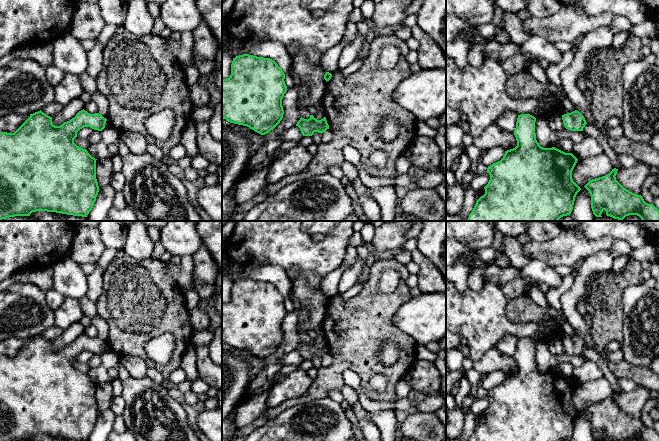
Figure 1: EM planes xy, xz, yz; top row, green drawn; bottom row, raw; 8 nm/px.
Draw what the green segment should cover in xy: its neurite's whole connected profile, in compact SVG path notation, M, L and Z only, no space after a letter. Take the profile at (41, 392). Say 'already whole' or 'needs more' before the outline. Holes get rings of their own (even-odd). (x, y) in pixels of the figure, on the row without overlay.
already whole; M83 333L71 344L64 346L61 350L55 350L52 347L52 341L46 339L40 334L30 338L30 341L14 357L0 356L0 441L30 440L32 436L36 435L56 436L87 441L94 430L99 416L99 410L96 403L97 383L92 381L86 373L77 370L74 367L74 363L77 361L77 356L84 351L90 351L94 354L102 355L105 352L106 345L107 343L101 338L90 338Z

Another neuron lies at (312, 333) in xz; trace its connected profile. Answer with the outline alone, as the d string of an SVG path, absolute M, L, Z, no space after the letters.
M320 325L319 327L317 327L315 329L309 329L309 330L306 331L306 333L307 333L307 335L310 339L315 339L318 336L324 335L322 325Z

